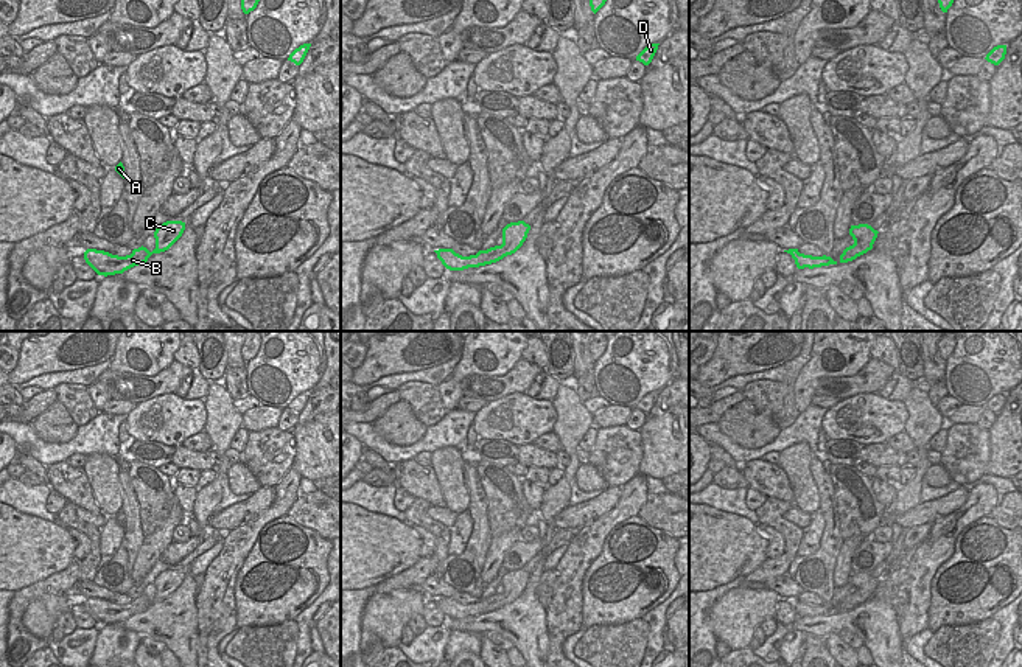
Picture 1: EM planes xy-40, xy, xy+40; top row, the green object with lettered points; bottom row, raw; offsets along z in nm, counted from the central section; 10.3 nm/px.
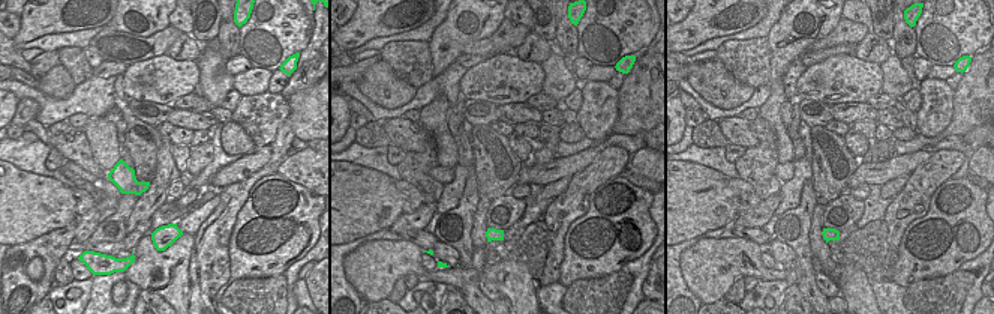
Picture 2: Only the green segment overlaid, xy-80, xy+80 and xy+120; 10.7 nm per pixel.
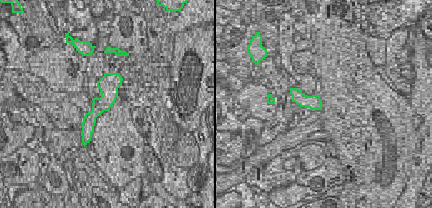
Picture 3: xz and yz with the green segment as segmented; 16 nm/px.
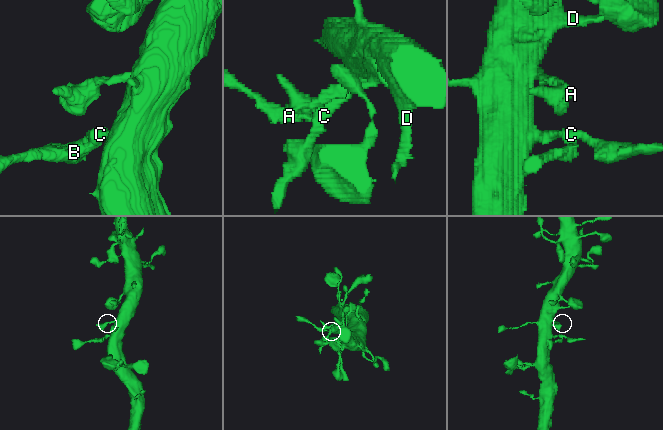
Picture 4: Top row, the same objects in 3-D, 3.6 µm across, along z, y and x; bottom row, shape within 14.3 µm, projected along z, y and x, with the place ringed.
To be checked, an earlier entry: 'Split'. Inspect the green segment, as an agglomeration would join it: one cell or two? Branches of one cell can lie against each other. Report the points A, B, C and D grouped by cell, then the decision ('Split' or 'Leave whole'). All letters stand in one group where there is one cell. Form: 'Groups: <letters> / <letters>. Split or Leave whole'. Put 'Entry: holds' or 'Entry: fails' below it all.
Groups: A B C D. Leave whole
Entry: fails

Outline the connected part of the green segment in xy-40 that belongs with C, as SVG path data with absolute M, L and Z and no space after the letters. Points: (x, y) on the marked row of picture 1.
M166 221L154 232L156 249L152 252L142 246L134 249L131 255L118 257L104 250L87 249L84 252L84 260L98 275L107 277L123 274L134 266L146 263L152 253L168 250L182 236L184 230L185 222Z

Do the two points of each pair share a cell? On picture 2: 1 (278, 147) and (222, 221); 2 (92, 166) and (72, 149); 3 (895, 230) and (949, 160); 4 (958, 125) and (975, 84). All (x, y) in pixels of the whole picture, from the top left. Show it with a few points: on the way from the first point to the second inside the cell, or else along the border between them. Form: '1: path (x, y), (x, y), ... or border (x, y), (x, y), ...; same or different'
1: path (269, 167), (251, 181), (231, 202); same
2: path (87, 163), (77, 152); same
3: path (901, 212), (931, 176); same
4: path (967, 114), (973, 105), (975, 95); same

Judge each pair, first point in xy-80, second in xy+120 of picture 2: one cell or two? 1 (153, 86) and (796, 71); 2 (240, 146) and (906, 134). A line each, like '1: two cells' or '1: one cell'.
1: two cells
2: one cell

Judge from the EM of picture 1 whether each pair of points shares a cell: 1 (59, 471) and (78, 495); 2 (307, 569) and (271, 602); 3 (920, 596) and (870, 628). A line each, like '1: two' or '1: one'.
1: one
2: one
3: two

